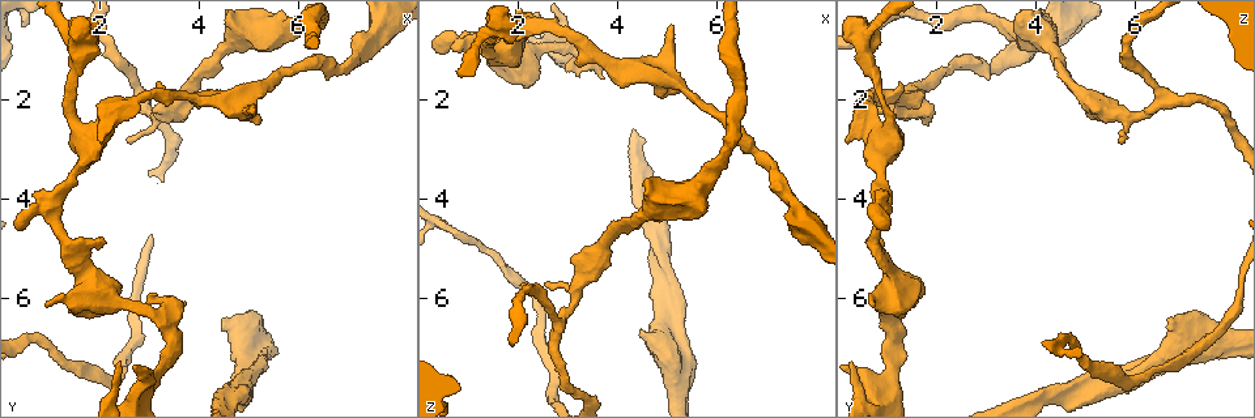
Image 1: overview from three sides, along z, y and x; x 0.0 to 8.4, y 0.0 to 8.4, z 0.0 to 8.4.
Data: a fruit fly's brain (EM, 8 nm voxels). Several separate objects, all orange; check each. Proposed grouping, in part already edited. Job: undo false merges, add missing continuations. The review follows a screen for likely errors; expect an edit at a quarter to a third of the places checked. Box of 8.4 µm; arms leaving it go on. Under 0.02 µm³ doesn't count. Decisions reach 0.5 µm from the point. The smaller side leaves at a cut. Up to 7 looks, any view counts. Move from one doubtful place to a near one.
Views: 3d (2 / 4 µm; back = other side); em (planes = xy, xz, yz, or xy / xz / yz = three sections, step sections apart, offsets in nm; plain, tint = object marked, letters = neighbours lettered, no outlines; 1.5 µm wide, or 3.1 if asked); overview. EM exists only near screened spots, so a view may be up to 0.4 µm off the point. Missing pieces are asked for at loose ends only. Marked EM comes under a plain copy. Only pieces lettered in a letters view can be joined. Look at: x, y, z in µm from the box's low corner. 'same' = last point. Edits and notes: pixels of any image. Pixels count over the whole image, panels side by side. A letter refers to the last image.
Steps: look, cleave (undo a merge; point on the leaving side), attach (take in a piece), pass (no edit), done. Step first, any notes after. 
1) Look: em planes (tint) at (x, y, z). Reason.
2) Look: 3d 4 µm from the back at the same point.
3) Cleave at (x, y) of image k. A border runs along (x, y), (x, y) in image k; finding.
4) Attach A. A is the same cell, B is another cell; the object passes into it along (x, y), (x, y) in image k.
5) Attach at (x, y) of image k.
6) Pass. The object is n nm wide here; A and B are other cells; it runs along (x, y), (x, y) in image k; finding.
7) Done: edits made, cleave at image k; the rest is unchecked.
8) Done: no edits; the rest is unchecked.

Look: 3d 4 µm from the back at (3.15, 6.30, 1.00). A fork.

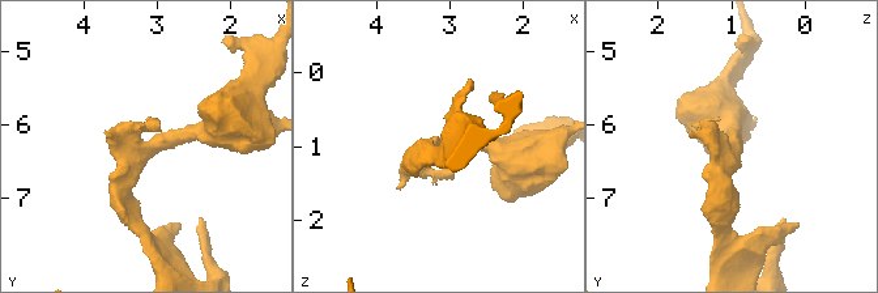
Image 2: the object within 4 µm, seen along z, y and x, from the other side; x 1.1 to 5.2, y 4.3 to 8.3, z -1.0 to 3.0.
Look: em xy step 4 (tint) at (3.10, 6.30, 1.00).

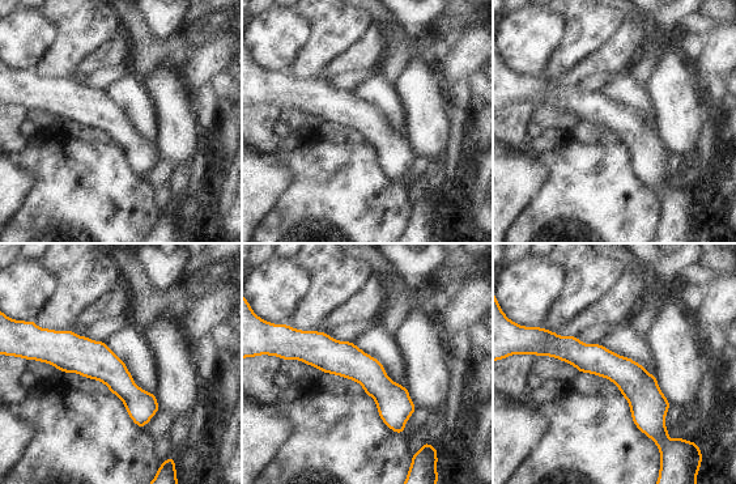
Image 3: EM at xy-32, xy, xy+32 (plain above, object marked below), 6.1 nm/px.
Look: em xy step 4 (letters) at the same point.

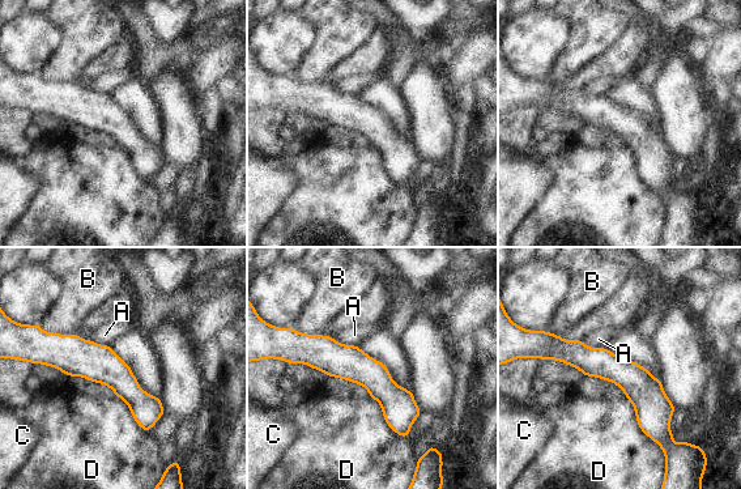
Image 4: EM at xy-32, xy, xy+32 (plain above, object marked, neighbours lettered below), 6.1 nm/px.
Pass. A, B, C and D are other cells; it runs along (548, 353), (616, 369), (669, 436) in image 4; one neuron here.

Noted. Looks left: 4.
Look: 3d 4 µm at (4.50, 6.40, 6.60). Stops while still wide.

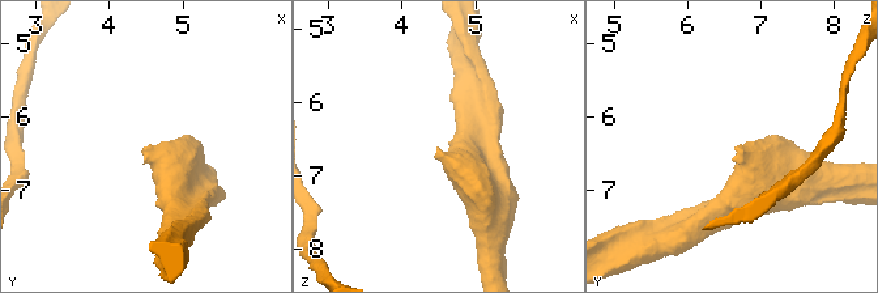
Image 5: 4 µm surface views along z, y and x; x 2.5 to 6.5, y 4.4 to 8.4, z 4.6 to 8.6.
Look: em xz step 8 (letters) at (4.50, 6.40, 6.65).

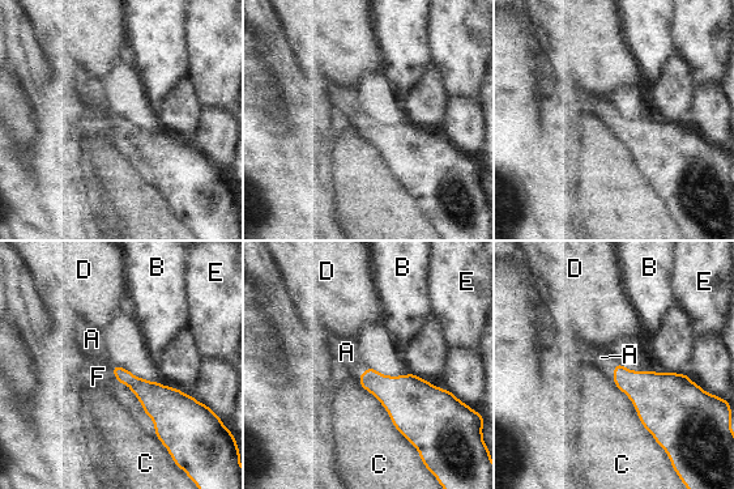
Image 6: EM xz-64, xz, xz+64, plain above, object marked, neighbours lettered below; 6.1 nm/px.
Attach A. A is the same cell, B, C, D, E and F are other cells; it goes on there.

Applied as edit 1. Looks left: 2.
Look: overview.

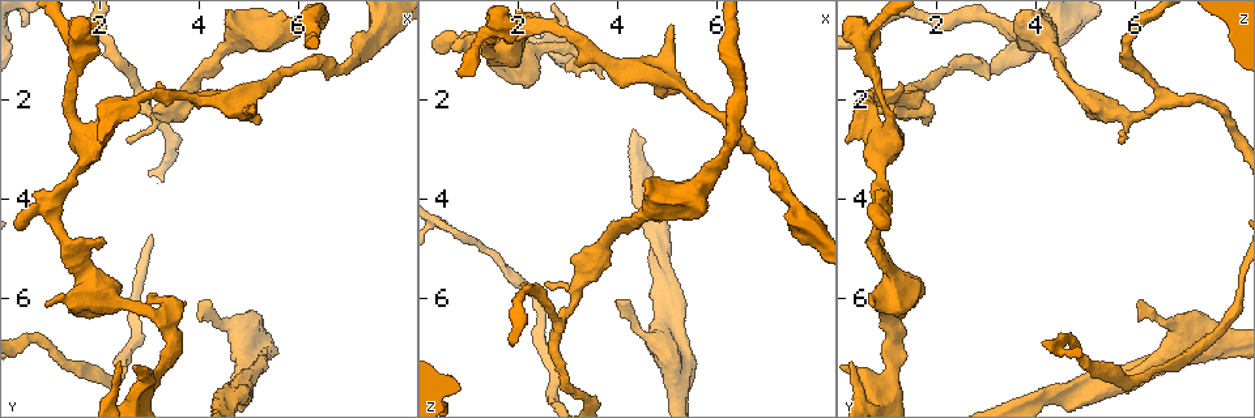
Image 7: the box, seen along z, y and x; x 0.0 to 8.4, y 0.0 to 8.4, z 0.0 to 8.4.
Look: em planes (letters) at (2.60, 2.90, 5.65). Branch stops here.

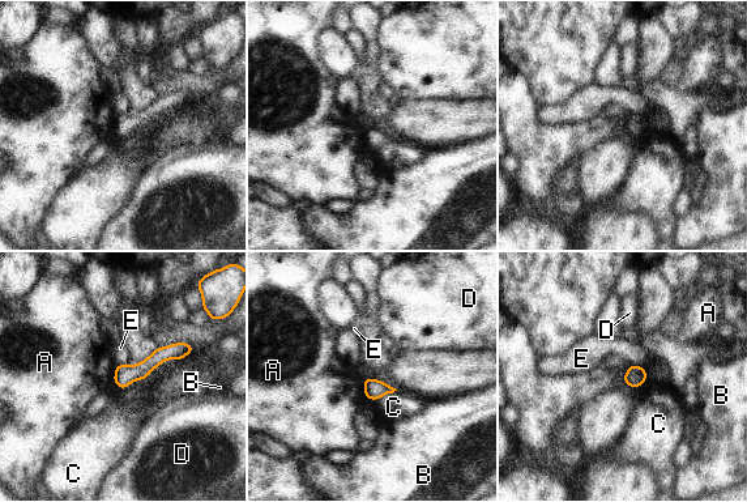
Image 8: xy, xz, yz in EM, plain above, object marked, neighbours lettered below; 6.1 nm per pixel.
Pass. A, B, C, D and E are other cells; it runs along (187, 349), (159, 354), (116, 379) in image 8; none of them fits.

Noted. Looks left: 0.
Done: edits made, attach at image 6; the rest is unchecked.

